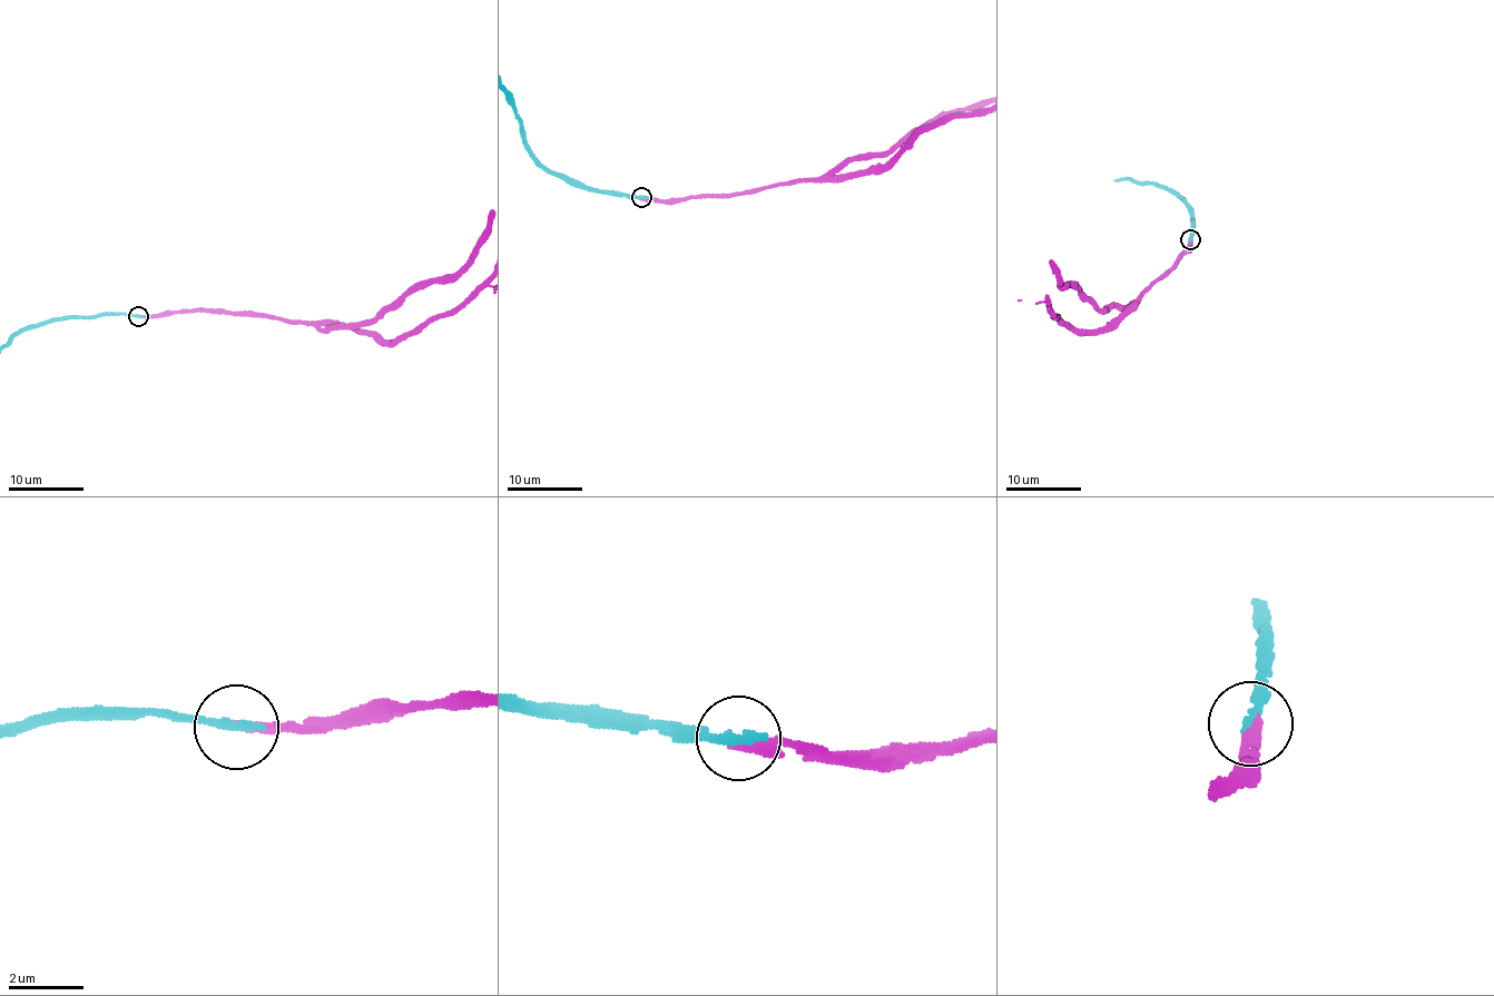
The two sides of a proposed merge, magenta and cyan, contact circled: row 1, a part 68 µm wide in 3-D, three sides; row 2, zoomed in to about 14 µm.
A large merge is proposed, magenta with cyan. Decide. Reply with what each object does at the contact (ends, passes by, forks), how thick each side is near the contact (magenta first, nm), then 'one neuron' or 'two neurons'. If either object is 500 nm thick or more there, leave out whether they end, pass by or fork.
magenta ends; cyan ends; calibres 280 and 240 nm; one neuron

